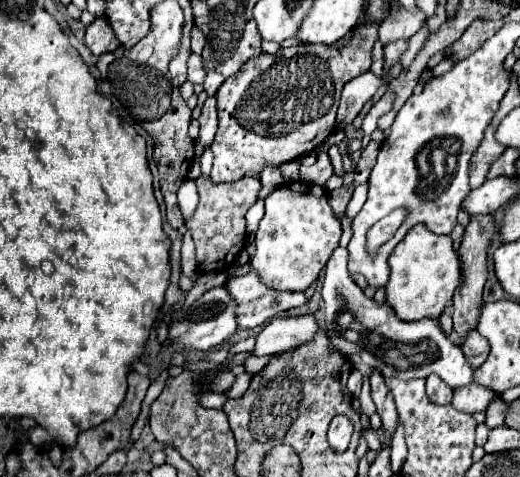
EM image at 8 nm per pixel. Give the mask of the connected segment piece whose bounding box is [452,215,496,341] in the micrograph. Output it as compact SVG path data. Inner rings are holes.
M478 215L478 217L470 217L470 225L464 231L464 239L462 245L458 249L458 257L460 257L460 287L454 293L454 333L458 335L458 341L464 341L466 333L470 333L472 329L476 329L480 313L482 313L482 289L486 283L486 251L490 245L490 239L494 235L494 219L492 215Z

